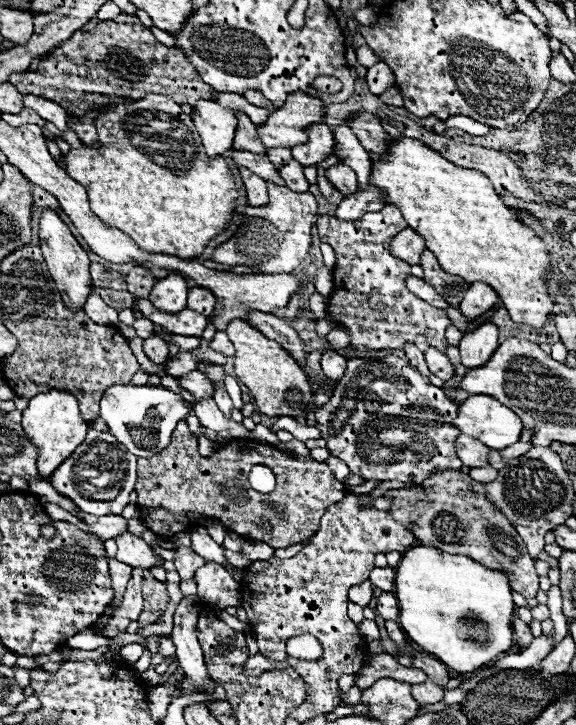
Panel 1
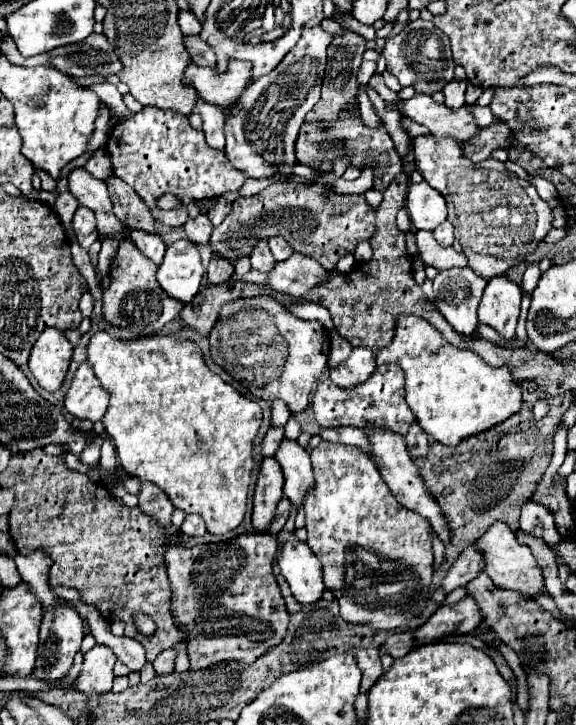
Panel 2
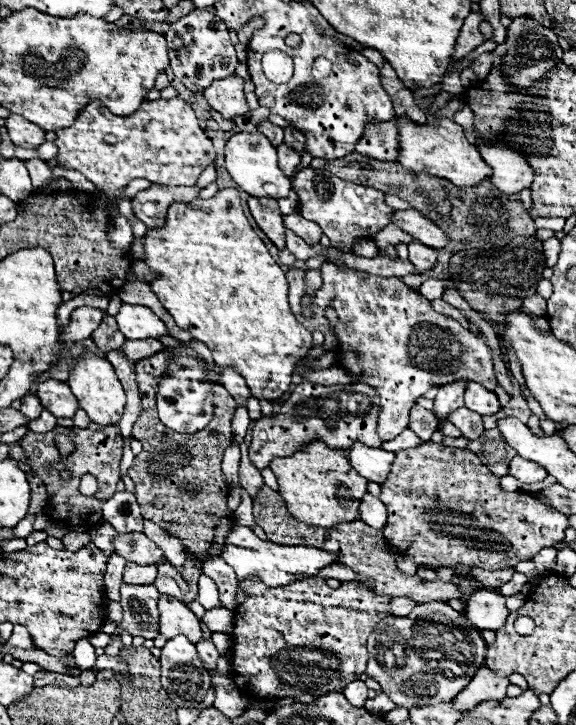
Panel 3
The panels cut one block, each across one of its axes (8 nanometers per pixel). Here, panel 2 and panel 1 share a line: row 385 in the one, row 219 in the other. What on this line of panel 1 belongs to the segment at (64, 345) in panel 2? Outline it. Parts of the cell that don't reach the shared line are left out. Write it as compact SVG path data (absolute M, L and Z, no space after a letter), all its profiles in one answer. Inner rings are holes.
M44 208L42 214L40 214L40 226L38 226L38 234L40 234L40 248L42 248L42 256L48 264L48 270L62 294L62 300L68 308L72 310L78 310L84 306L86 298L88 298L88 292L90 292L90 272L88 272L88 266L90 266L90 260L88 260L88 254L86 250L78 244L78 240L72 236L70 228L60 220L60 216L54 212L54 210L48 210Z

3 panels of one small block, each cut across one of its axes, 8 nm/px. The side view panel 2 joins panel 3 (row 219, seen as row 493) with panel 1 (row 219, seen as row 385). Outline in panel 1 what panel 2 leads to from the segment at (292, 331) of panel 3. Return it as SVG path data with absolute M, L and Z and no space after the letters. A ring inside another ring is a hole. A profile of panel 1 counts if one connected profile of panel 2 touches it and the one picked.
M146 94L142 100L106 108L96 116L94 126L100 140L98 148L72 148L68 154L64 154L66 172L86 188L92 212L106 224L120 228L144 252L170 254L182 260L200 256L206 244L232 220L238 192L224 158L206 156L192 118L184 114L180 104L176 104L170 96ZM166 152L170 154L168 168L154 162L154 154Z

